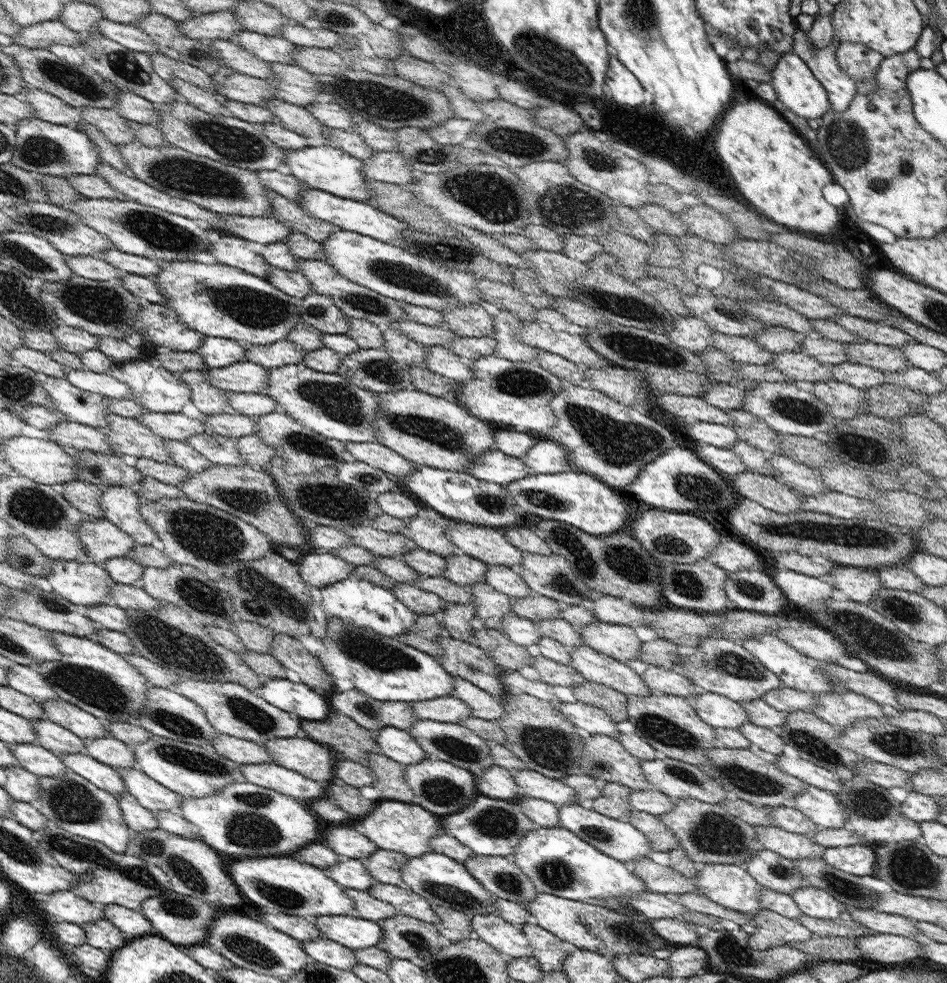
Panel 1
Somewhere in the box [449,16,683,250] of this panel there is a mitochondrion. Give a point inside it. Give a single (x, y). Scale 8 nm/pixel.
(555, 61)

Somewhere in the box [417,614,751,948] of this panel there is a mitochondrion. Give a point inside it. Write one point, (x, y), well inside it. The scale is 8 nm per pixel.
(552, 748)

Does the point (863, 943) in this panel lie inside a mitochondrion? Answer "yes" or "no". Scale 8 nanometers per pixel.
no

